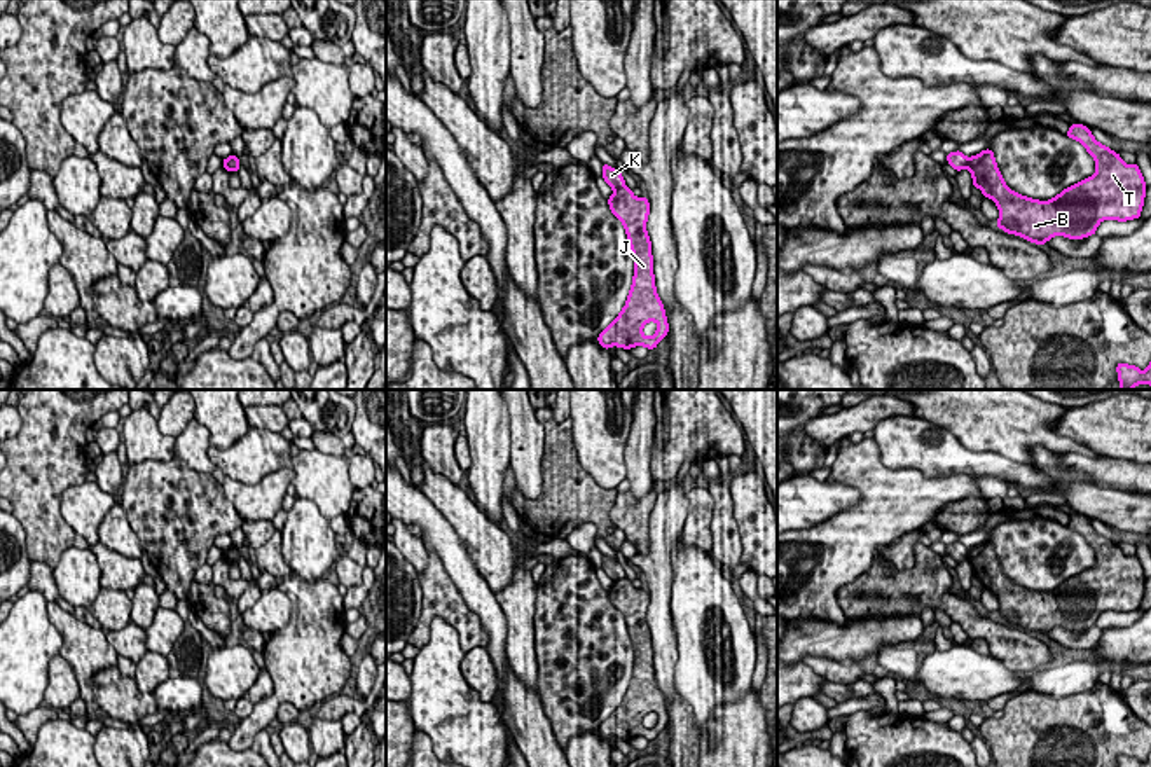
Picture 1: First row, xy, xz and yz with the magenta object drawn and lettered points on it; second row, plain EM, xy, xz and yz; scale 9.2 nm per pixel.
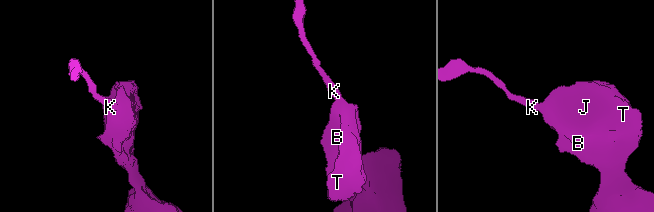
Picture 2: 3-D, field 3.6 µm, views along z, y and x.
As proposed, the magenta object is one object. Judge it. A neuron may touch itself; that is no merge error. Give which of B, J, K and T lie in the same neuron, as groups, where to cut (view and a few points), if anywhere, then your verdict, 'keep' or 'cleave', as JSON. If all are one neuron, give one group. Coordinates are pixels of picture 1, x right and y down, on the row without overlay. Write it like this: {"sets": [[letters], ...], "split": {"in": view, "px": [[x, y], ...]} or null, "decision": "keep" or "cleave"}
{"sets": [["B", "J", "T"], ["K"]], "split": {"in": "xz", "px": [[624, 577], [613, 580]]}, "decision": "cleave"}

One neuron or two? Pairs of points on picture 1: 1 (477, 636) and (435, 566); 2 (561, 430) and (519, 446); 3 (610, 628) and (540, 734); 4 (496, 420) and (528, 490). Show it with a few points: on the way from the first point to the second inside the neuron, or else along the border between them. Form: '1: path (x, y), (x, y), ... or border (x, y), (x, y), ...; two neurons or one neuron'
1: path (461, 619), (441, 596), (435, 584); one neuron
2: border (533, 411), (544, 428), (544, 479); two neurons
3: border (537, 692), (551, 731), (563, 748); two neurons
4: border (505, 407), (510, 463); two neurons

